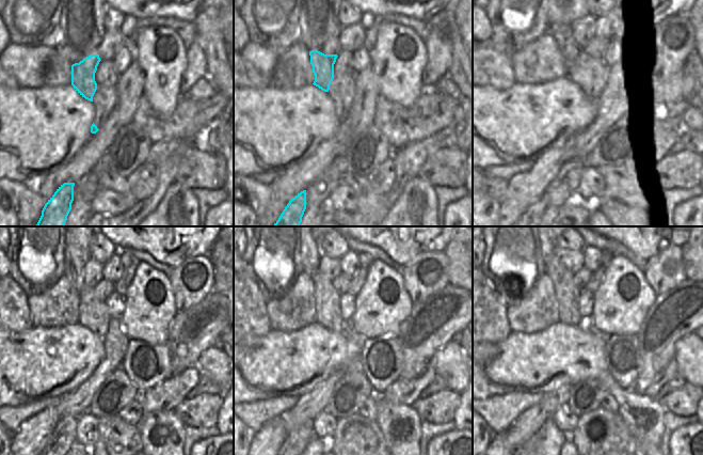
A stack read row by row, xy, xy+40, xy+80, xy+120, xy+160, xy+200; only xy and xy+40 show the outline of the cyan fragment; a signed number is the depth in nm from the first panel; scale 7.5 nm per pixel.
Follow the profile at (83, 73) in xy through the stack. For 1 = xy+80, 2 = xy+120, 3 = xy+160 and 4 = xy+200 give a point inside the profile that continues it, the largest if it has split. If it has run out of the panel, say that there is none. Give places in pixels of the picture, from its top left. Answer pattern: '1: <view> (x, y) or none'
1: xy+80 (569, 49)
2: xy+120 (91, 275)
3: xy+160 (331, 268)
4: xy+200 (573, 261)

